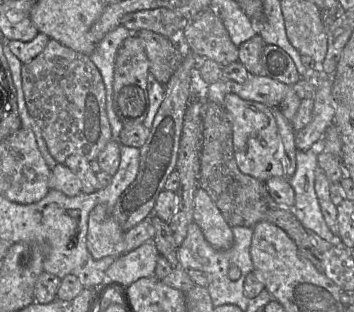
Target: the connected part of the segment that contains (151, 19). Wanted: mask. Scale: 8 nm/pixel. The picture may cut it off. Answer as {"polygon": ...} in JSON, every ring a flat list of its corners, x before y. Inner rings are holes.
{"polygon":[[167,8,139,10,125,14,121,25,131,32,150,30,170,39,177,39,184,28,184,19]]}

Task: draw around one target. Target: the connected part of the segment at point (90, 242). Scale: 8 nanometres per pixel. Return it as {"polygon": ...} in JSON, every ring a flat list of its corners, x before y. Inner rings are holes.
{"polygon":[[97,204,88,217,87,249,95,260,124,254,124,231,114,220,112,211]]}

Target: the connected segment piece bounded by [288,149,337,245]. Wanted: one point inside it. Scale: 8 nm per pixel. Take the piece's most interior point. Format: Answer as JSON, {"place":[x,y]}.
{"place":[307,210]}

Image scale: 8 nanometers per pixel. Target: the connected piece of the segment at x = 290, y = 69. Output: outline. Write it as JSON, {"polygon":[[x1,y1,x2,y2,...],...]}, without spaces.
{"polygon":[[265,45,262,55,262,75,292,86,301,80,292,58,277,45]]}

